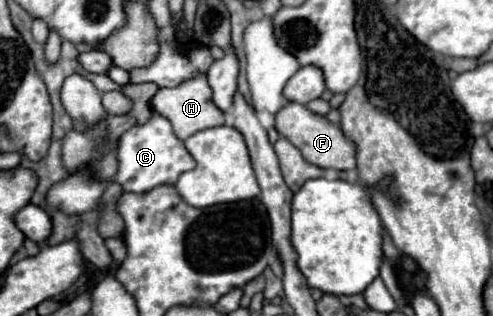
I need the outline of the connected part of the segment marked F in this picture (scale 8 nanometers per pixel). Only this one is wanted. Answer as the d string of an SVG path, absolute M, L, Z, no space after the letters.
M288 103L286 107L282 107L276 115L276 129L294 147L298 147L302 151L304 159L312 165L318 165L322 169L332 167L338 171L346 171L346 169L356 167L356 145L354 145L354 141L350 141L338 125L330 123L324 115L312 113L306 105Z

